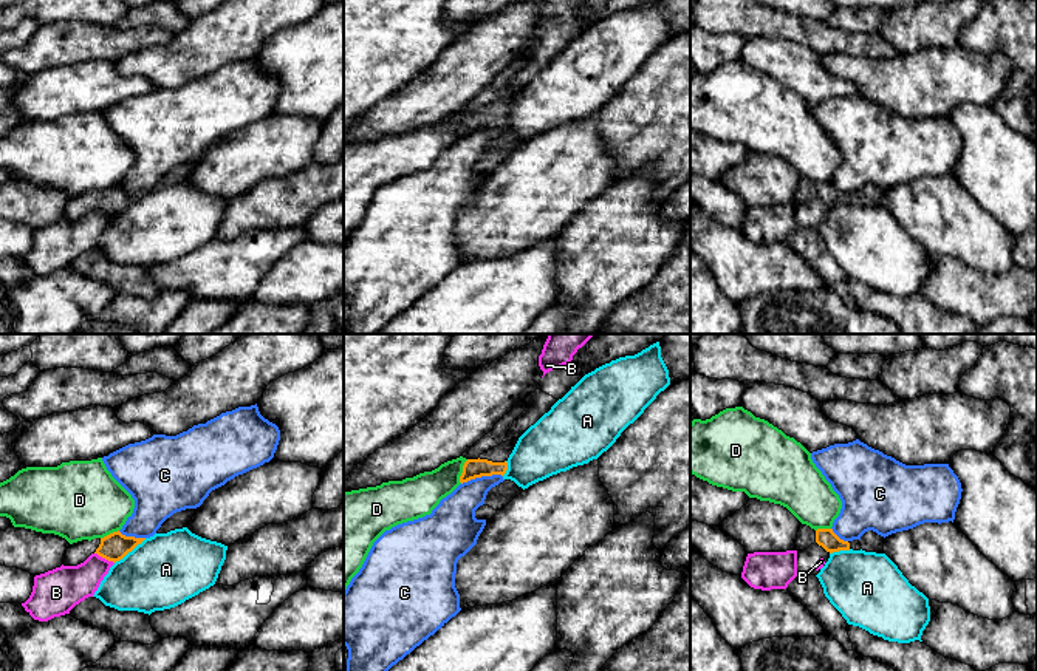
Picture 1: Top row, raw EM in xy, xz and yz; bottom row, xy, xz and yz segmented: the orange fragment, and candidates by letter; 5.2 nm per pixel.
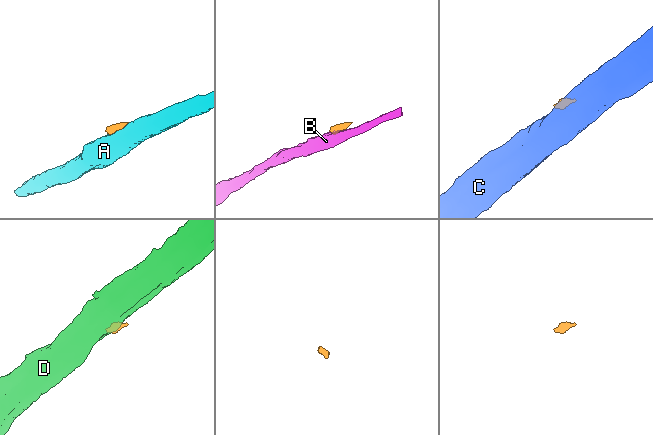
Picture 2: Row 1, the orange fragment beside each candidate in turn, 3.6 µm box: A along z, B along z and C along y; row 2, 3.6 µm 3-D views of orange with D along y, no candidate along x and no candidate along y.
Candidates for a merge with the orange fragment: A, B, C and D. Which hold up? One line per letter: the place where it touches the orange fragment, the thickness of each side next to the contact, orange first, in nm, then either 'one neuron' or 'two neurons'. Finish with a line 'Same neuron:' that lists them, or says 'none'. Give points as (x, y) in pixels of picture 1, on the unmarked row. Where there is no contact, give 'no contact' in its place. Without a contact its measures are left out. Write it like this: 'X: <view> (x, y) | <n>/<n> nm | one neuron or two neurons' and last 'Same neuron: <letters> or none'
A: xy (130, 204) | 140/380 nm | two neurons
B: xy (104, 211) | 140/220 nm | two neurons
C: xz (482, 129) | 100/200 nm | two neurons
D: xz (463, 126) | 100/200 nm | two neurons
Same neuron: none

